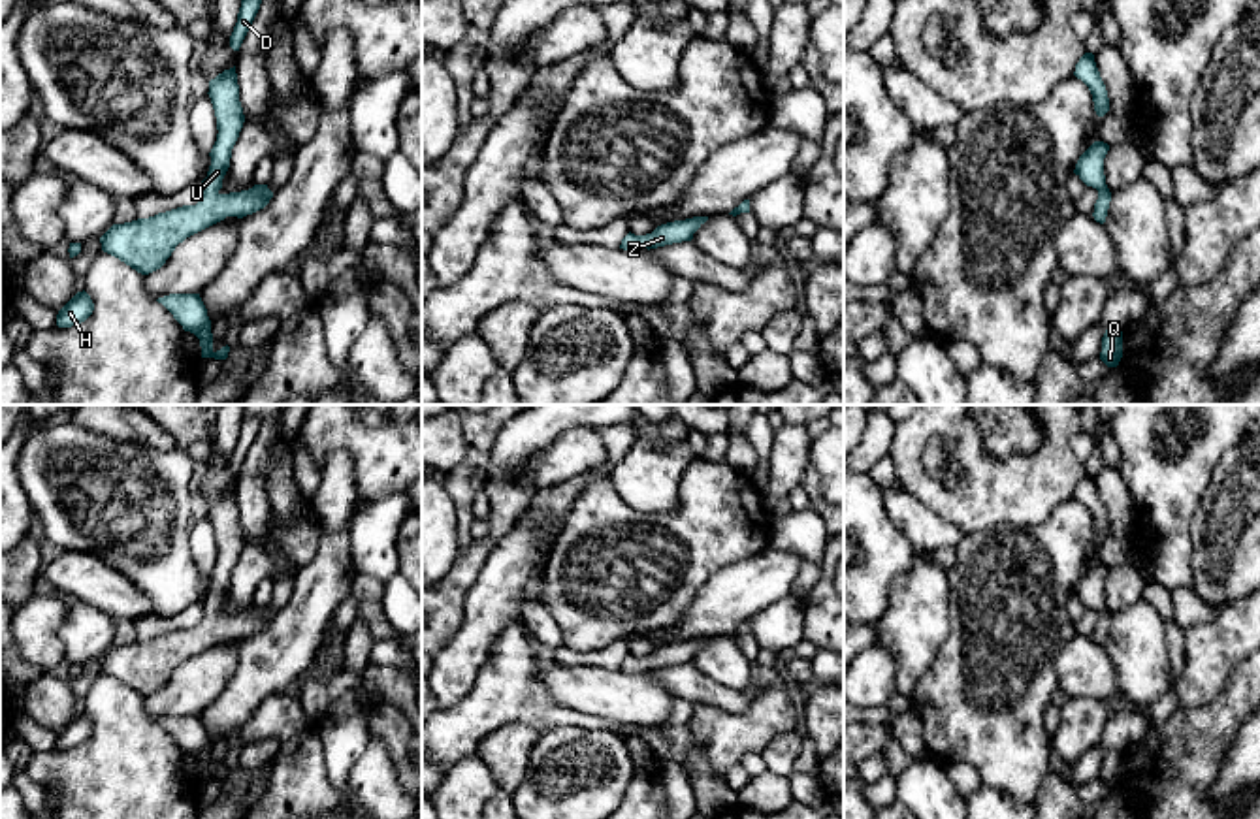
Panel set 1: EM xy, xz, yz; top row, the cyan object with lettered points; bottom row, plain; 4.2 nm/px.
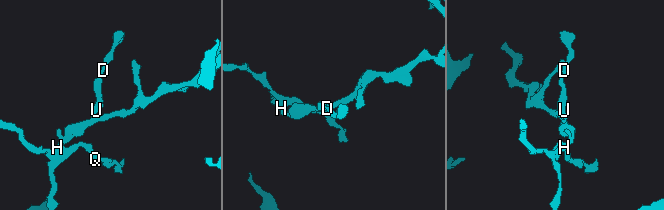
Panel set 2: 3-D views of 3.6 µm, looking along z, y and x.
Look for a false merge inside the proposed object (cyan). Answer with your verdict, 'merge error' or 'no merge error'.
no merge error

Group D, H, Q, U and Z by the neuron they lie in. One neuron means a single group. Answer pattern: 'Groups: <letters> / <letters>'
Groups: D H Q U Z

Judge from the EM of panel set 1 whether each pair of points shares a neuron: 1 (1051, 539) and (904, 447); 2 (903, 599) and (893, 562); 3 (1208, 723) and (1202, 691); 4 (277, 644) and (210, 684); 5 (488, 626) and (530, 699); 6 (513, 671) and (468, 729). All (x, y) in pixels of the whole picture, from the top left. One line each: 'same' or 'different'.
1: different
2: different
3: different
4: different
5: different
6: same

